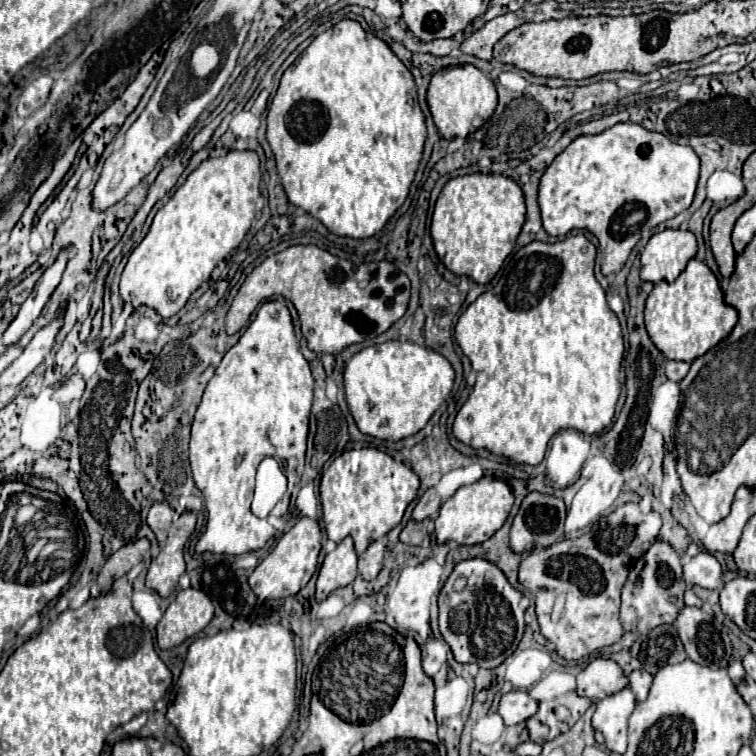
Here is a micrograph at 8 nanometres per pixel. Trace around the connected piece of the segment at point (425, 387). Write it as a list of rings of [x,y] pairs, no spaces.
[[[388,340],[360,350],[344,370],[348,408],[360,432],[382,438],[402,440],[420,432],[454,386],[456,372],[438,352],[410,340]]]

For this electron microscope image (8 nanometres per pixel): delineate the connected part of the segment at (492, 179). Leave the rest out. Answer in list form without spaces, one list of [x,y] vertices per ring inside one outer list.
[[[466,174],[448,180],[442,188],[430,234],[438,258],[450,272],[488,284],[512,252],[524,220],[524,192],[512,178],[502,174]]]

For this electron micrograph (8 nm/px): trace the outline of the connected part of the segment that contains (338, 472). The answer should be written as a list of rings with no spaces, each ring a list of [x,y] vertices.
[[[376,448],[346,450],[328,466],[320,480],[320,502],[328,538],[340,544],[346,536],[352,536],[356,552],[362,554],[374,540],[400,524],[408,504],[416,498],[418,486],[418,476],[392,456]]]

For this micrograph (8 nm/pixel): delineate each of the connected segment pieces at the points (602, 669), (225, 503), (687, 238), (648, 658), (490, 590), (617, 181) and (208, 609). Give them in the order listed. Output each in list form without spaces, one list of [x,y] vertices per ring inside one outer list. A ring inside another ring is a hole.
[[[596,658],[590,662],[578,676],[578,688],[576,692],[586,698],[606,698],[614,692],[620,692],[622,688],[628,686],[628,678],[624,672],[620,672],[620,666],[612,660]]]
[[[278,300],[264,302],[254,322],[240,336],[238,344],[232,346],[222,358],[220,366],[216,368],[212,380],[204,390],[202,402],[194,416],[192,438],[190,438],[190,466],[192,466],[194,482],[202,490],[208,508],[206,530],[196,544],[196,552],[246,554],[246,552],[260,550],[274,536],[274,526],[270,524],[270,518],[262,520],[251,512],[258,465],[268,456],[268,452],[272,452],[272,456],[280,456],[280,464],[284,464],[284,472],[292,476],[292,486],[300,482],[300,476],[304,472],[304,458],[306,458],[312,390],[314,390],[314,378],[296,342],[290,310]]]
[[[664,230],[654,234],[640,256],[640,278],[644,282],[674,282],[696,256],[696,238],[690,230]]]
[[[662,624],[644,636],[644,644],[638,656],[642,668],[650,674],[656,674],[666,664],[678,664],[684,658],[684,646],[672,624]]]
[[[480,558],[464,560],[464,562],[456,564],[456,568],[452,570],[450,578],[446,580],[439,595],[439,630],[442,632],[444,640],[448,642],[456,662],[462,662],[462,664],[476,662],[480,668],[496,668],[518,648],[522,634],[524,634],[524,612],[520,608],[522,594],[508,584],[508,580],[500,572],[500,568],[496,568],[494,564],[488,564],[488,560],[480,560]],[[458,576],[466,578],[466,588],[462,592],[456,592],[454,588],[450,588],[450,586],[454,586],[454,580]],[[460,604],[468,606],[470,626],[466,632],[458,634],[450,628],[448,614]]]
[[[632,122],[616,124],[596,136],[578,136],[560,156],[556,156],[540,180],[538,204],[544,230],[550,236],[560,238],[572,228],[586,228],[600,242],[602,274],[616,274],[622,270],[632,248],[642,238],[644,228],[652,230],[658,224],[678,216],[682,210],[688,210],[696,192],[698,172],[700,158],[690,146],[674,144],[666,136],[648,132]]]
[[[194,588],[180,590],[156,626],[156,642],[164,650],[176,648],[202,632],[212,618],[214,606],[204,592]]]

